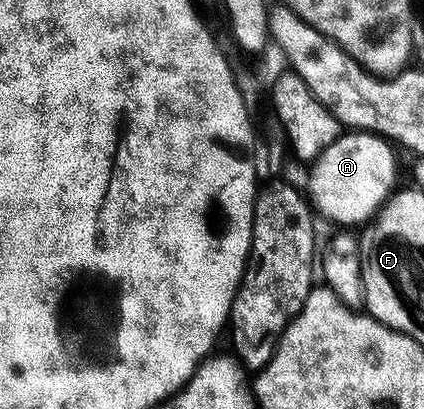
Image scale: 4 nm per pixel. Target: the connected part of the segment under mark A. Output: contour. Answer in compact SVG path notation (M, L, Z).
M355 131L354 133L340 134L339 138L331 142L330 145L326 147L326 149L320 153L318 159L314 160L314 162L310 164L311 195L309 191L309 199L310 199L310 202L313 204L314 210L318 212L318 214L320 211L320 213L323 214L325 218L332 219L332 221L327 220L327 221L330 221L332 224L335 224L335 223L359 223L358 225L366 224L368 220L370 220L372 216L374 216L375 212L378 211L379 208L382 207L383 204L387 202L389 196L392 194L393 188L396 186L396 184L394 185L395 183L395 155L393 152L391 152L391 147L392 147L392 144L388 142L388 140L374 133L368 133L366 131Z

